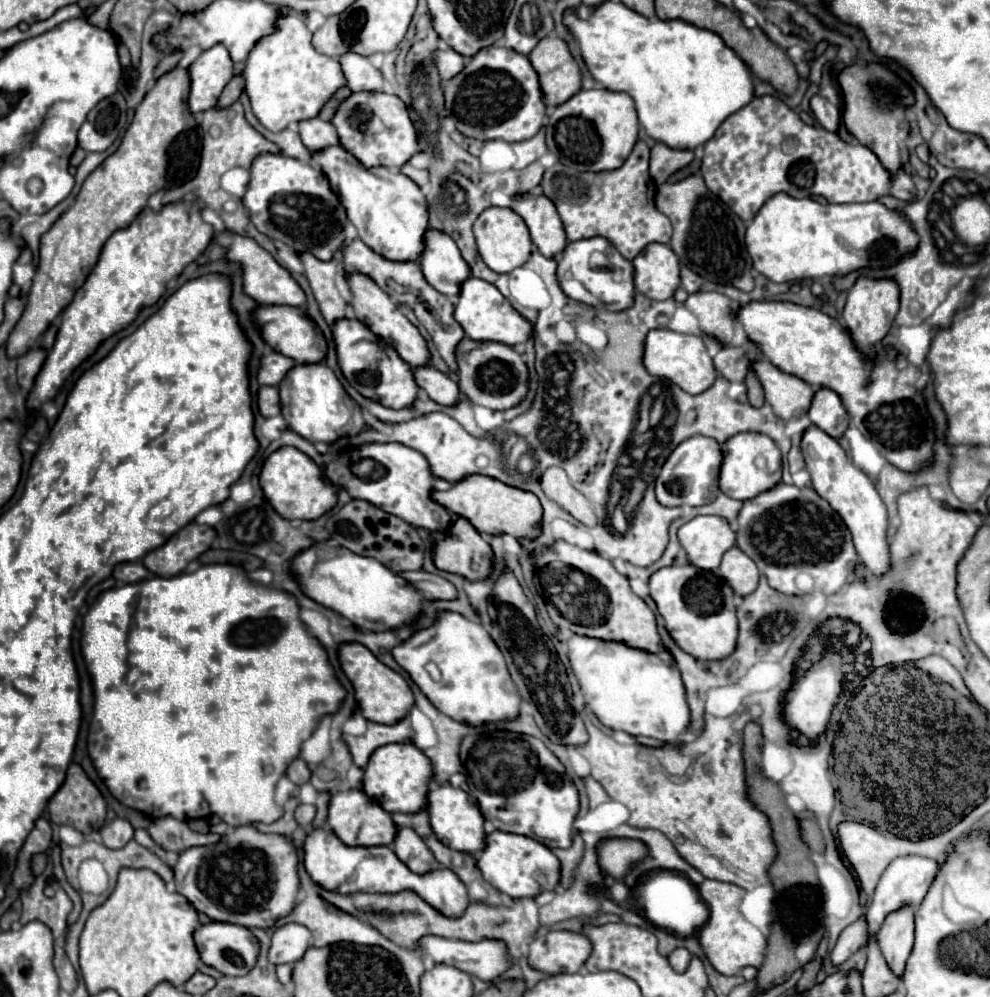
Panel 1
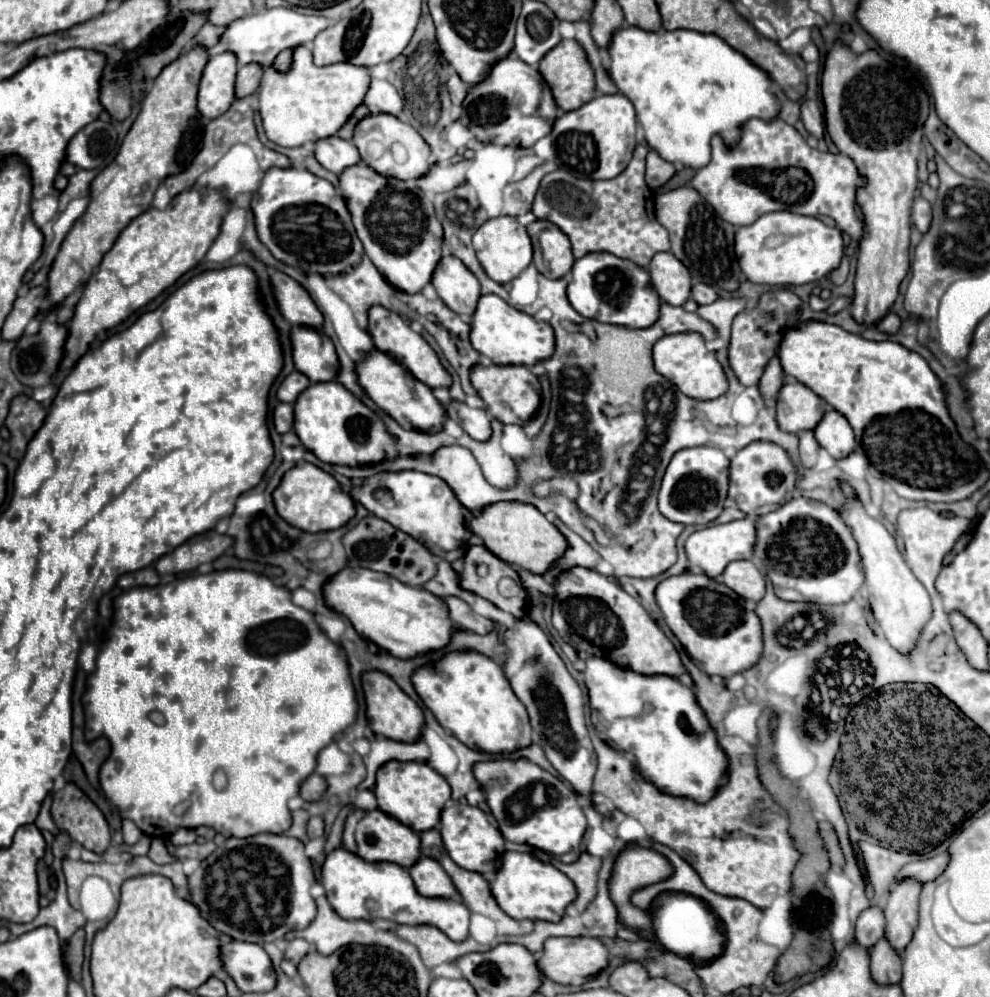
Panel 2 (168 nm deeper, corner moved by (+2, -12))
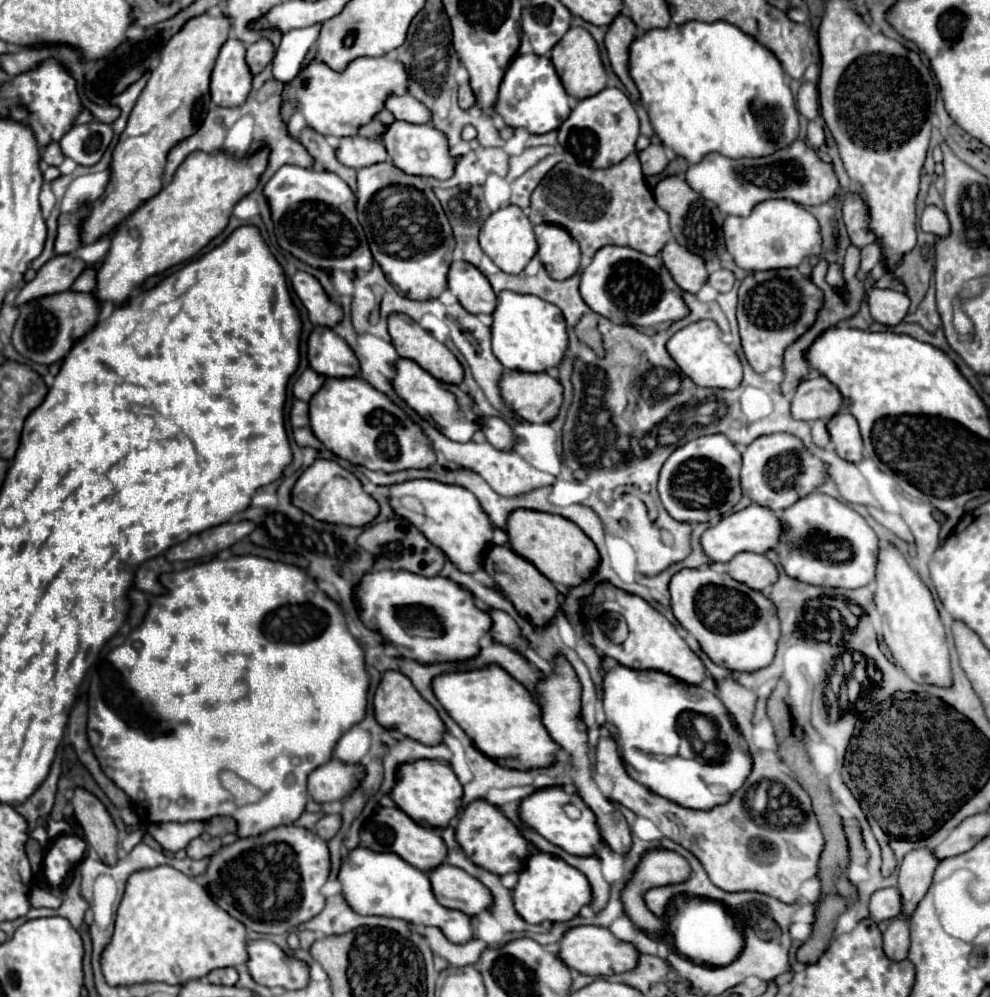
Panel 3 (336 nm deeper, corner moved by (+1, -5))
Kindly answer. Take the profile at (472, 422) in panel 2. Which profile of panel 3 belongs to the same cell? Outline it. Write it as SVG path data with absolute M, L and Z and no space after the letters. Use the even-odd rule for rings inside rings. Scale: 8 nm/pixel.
M491 417L491 419L481 419L481 423L485 425L485 427L481 427L481 431L493 447L497 447L497 449L513 449L515 447L515 443L517 443L515 431L511 425L505 423L505 419Z

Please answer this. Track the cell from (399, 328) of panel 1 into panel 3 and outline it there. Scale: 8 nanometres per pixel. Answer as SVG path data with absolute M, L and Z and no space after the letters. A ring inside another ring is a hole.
M395 313L389 317L389 335L391 335L393 345L401 357L415 361L421 369L429 371L435 379L439 379L443 383L451 383L451 385L459 385L463 381L465 371L463 371L463 365L457 361L457 357L443 343L439 343L431 333L427 333L419 323L409 319L407 315Z

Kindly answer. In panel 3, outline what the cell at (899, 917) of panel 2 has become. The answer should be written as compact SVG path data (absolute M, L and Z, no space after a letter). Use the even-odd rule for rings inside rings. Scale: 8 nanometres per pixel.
M921 847L905 855L899 869L899 885L897 885L903 897L905 915L913 915L917 903L923 899L923 895L927 893L933 881L933 873L937 865L939 865L939 859L929 847Z

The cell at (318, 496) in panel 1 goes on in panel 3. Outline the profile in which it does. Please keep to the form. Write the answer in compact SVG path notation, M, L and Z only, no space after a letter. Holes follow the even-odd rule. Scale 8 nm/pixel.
M317 459L309 469L305 469L293 487L293 503L319 521L343 523L351 527L363 527L379 515L379 503L363 491L361 481L339 463L327 459Z

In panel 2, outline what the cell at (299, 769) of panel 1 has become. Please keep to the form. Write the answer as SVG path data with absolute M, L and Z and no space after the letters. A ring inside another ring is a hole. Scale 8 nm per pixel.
M314 772L314 774L310 774L310 776L302 782L302 786L300 786L300 796L302 796L304 800L308 800L308 802L316 802L316 800L322 796L324 790L326 790L324 778Z

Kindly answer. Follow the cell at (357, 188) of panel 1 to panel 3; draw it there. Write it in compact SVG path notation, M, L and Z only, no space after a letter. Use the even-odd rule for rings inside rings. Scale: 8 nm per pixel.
M377 163L361 169L357 173L357 215L375 261L381 265L385 277L405 297L411 297L415 301L427 301L437 299L447 289L447 271L455 249L455 237L439 199L435 197L433 189L421 181L421 177L407 175L393 163Z

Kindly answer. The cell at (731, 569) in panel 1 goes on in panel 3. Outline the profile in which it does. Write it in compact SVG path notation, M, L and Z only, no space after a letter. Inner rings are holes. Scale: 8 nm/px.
M739 553L729 561L729 575L751 589L767 591L779 577L777 567L759 553Z

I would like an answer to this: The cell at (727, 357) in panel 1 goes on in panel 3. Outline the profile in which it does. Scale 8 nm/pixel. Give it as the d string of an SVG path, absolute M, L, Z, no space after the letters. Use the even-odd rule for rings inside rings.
M799 269L755 271L741 281L737 321L747 361L757 373L783 363L783 349L797 341L813 323L823 307L823 291L799 273Z

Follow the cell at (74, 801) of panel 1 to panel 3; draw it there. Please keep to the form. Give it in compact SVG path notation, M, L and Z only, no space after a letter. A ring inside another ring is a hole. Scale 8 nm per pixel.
M75 789L73 793L75 819L81 825L87 843L97 851L105 865L115 865L117 861L117 827L107 813L105 805L89 791Z

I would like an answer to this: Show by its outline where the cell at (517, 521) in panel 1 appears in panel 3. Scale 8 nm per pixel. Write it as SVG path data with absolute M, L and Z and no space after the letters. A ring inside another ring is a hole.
M517 509L509 515L507 521L507 535L509 547L531 561L547 579L565 587L579 587L587 579L593 577L595 569L599 567L599 551L595 543L573 523L565 517L541 513L541 511L525 511Z

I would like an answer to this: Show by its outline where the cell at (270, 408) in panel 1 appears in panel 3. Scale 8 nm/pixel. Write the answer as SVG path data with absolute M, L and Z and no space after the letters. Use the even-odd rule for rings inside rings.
M295 401L291 409L291 425L307 427L309 425L309 405L305 401Z

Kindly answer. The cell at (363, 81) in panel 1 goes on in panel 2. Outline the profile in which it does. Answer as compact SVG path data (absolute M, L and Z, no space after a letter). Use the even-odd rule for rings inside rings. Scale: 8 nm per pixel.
M372 78L370 80L370 88L364 96L364 104L368 106L368 110L372 114L394 114L398 116L402 112L402 98L396 92L396 88L384 80Z

